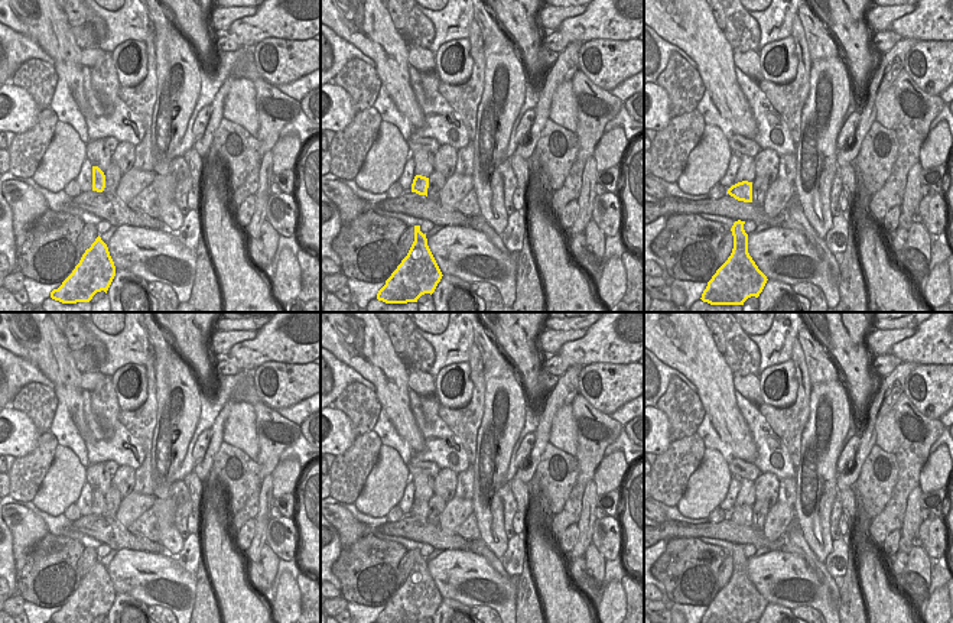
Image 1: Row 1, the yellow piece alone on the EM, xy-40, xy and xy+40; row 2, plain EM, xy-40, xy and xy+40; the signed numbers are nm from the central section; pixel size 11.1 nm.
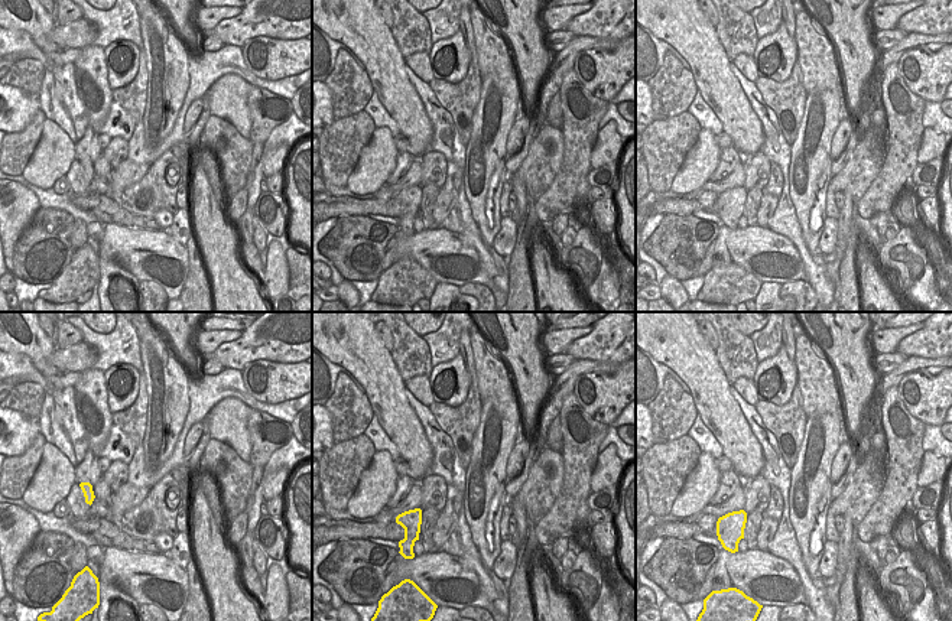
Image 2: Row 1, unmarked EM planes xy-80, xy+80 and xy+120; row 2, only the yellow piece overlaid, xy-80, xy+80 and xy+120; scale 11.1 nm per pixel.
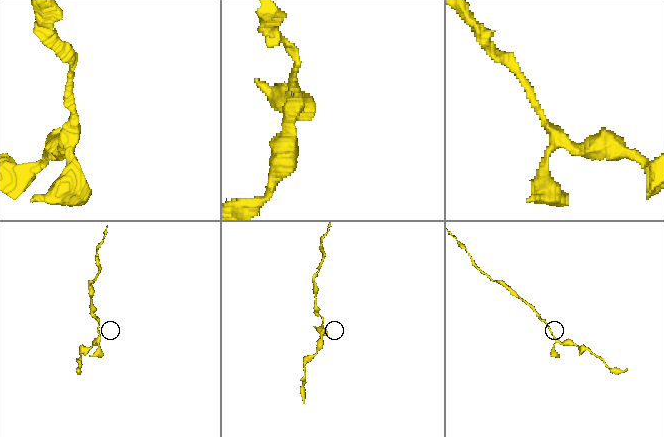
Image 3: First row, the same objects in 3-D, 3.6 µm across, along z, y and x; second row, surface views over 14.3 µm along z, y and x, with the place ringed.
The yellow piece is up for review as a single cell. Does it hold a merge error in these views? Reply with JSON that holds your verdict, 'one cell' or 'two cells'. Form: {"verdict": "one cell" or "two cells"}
{"verdict": "one cell"}

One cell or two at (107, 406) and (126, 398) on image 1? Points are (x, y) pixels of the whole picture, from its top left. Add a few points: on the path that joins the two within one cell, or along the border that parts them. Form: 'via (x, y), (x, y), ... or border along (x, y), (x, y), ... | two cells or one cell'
border along (110, 377), (120, 409) | two cells

